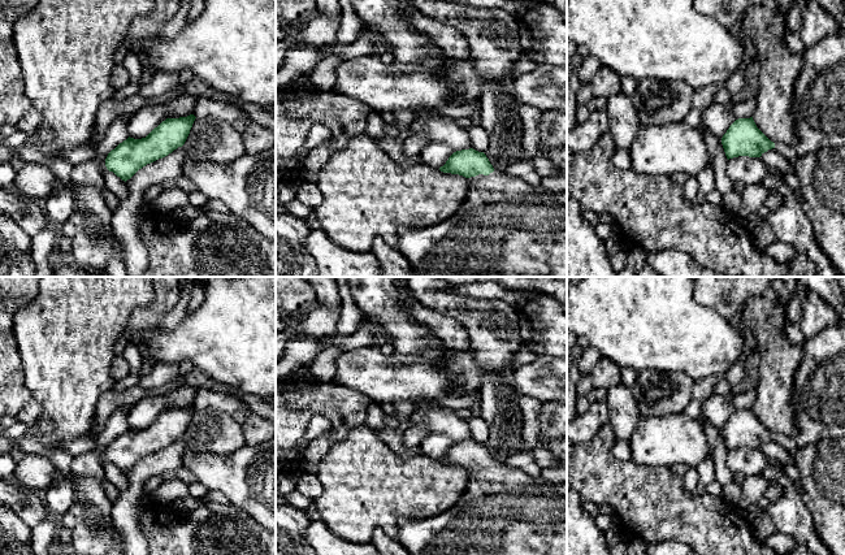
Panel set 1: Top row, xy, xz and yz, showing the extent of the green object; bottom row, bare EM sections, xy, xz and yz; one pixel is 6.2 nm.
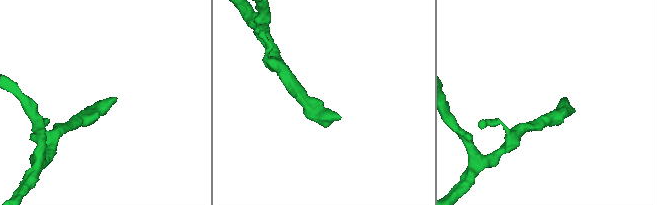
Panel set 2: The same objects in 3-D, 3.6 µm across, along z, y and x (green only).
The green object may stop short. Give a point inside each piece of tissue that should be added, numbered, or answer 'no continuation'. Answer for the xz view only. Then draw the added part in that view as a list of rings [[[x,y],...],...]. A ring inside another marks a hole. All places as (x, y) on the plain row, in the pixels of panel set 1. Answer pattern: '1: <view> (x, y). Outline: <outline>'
1: xz (503, 511). Outline: [[[494,461],[489,467],[478,465],[468,469],[468,485],[460,499],[450,510],[425,520],[400,519],[398,541],[410,555],[567,555],[567,484],[549,484],[542,477],[530,477],[510,465]]]

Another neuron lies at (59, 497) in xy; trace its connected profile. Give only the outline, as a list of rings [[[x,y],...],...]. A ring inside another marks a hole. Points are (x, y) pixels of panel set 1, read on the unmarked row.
[[[56,474],[48,489],[43,494],[49,515],[60,517],[72,511],[75,503],[73,478]]]

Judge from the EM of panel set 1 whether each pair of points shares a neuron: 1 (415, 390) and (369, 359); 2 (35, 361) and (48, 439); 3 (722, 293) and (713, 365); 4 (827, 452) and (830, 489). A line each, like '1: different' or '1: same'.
1: same
2: same
3: different
4: same

